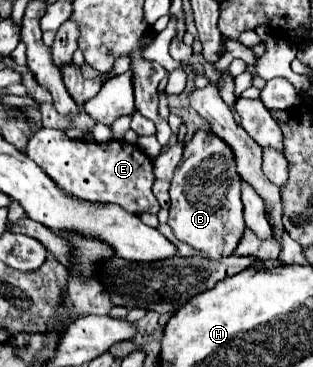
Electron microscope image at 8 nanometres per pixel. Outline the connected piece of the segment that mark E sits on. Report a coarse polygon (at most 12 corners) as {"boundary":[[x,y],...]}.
{"boundary":[[38,128],[26,154],[66,192],[160,210],[150,158]]}

